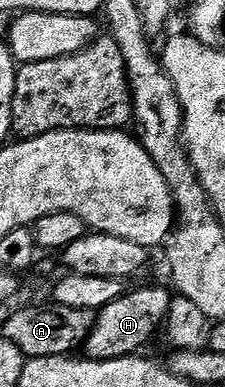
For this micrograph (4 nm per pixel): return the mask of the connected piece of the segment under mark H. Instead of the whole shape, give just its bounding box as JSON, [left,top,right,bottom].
[85,286,172,362]

